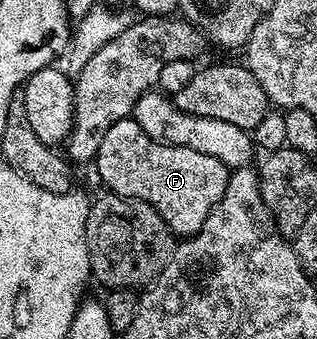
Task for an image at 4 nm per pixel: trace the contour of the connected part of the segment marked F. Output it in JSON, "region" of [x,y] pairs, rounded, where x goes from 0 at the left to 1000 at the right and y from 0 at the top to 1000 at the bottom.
{"region":[[[413,351],[360,363],[360,375],[334,386],[297,496],[328,531],[331,560],[473,599],[546,693],[568,705],[606,699],[637,658],[650,658],[662,622],[675,622],[688,587],[700,587],[713,563],[726,507],[675,457],[637,457],[637,445],[599,445],[599,434],[514,428],[508,416],[473,410],[473,398]]]}

